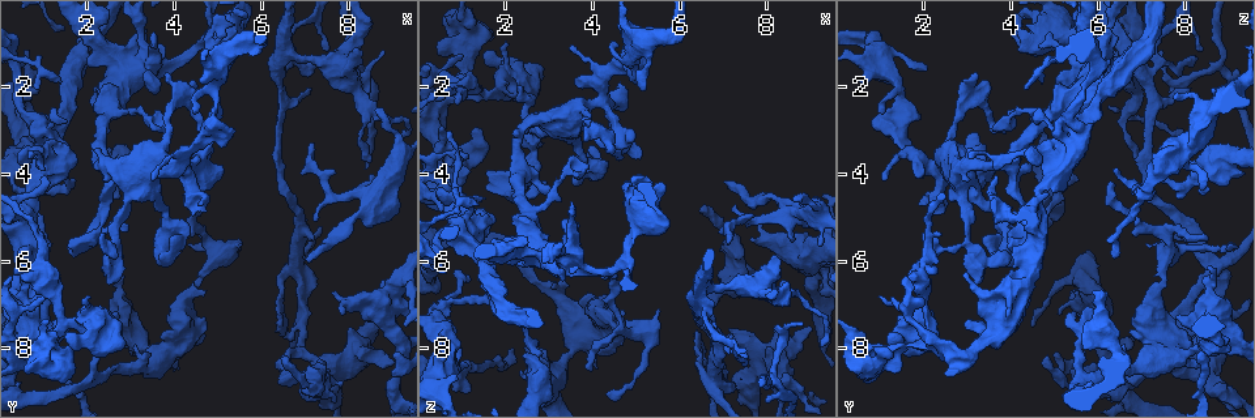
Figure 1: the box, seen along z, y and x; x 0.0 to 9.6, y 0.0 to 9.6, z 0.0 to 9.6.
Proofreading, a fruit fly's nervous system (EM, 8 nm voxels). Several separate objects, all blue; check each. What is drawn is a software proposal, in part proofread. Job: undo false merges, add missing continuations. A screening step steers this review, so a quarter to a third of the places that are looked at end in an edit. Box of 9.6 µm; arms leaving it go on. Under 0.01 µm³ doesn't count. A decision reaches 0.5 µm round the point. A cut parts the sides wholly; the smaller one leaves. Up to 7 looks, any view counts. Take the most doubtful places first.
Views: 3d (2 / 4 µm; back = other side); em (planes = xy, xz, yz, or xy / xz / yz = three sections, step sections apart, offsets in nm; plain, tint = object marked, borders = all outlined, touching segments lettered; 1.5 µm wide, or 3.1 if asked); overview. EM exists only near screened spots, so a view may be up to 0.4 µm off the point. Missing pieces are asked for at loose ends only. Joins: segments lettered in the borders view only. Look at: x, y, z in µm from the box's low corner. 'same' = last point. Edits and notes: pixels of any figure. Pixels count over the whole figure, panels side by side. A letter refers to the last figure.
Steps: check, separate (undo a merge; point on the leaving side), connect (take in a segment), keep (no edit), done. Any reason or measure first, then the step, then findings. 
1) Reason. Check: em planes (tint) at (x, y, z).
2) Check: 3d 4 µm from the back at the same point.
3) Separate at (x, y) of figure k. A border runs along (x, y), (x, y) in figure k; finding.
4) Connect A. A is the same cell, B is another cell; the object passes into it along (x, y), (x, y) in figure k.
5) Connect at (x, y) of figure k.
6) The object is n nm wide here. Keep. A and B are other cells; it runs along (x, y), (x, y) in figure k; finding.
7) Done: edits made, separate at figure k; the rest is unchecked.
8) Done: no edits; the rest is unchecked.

Sudden change in width. Check: 3d 4 µm from the back at (0.95, 4.05, 3.60).

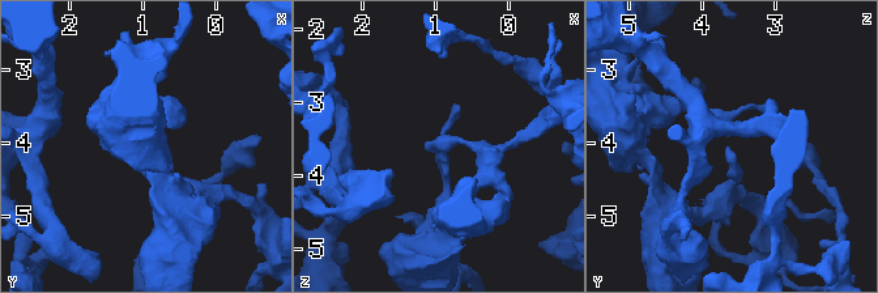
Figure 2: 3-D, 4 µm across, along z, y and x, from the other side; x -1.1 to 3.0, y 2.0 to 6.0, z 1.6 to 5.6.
Check: em planes (plain) at the same point.

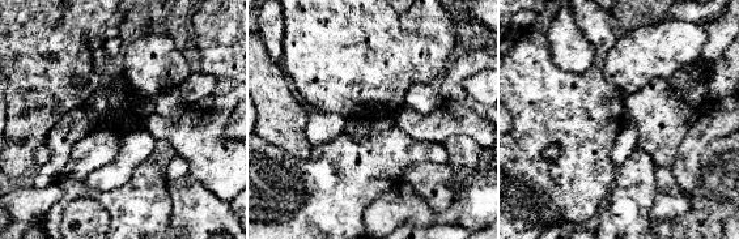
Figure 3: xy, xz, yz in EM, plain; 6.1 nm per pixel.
See the neighbours. Check: em planes (borders) at the same point.

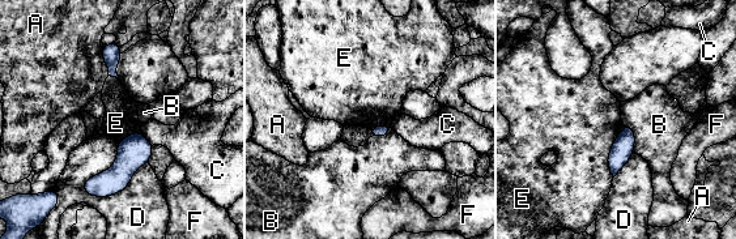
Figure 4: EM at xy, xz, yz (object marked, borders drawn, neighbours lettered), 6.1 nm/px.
The object is 70 nm wide here; the longest contact is with D, 440 nm. Keep. A, B, C, D, E and F are other cells; continuous, no second cell.

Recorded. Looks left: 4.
Check: em planes (borders) at (4.00, 5.55, 8.45).

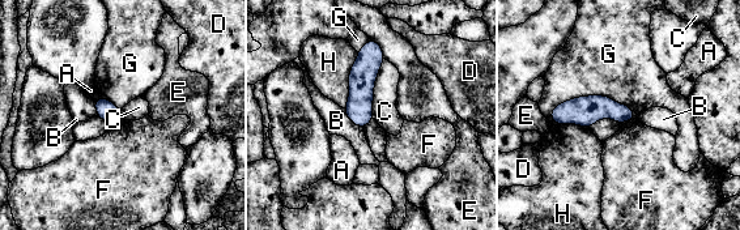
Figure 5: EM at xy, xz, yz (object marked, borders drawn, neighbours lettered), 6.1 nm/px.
Keep. A, B, C, D, E, F, G and H are other cells; a border runs along (636, 116), (620, 124) in figure 5; no lettered segment goes on from it.

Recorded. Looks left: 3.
Sudden change in width. Check: em planes (borders) at (6.40, 1.35, 6.75).

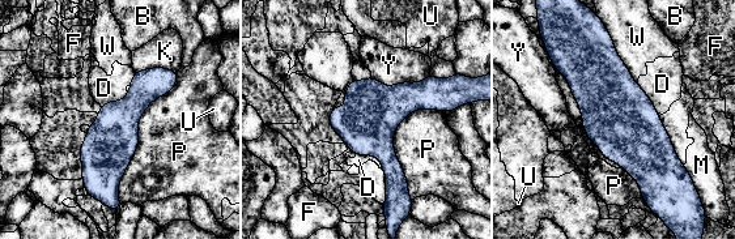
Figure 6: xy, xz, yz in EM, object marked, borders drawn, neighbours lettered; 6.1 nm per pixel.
The object is 360 nm wide here; the longest contact is with P, 850 nm. Keep. B, D, F, K, M, P, U, W and Y are other cells; all the same cell.

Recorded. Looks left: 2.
Done: no edits; the rest is unchecked.

